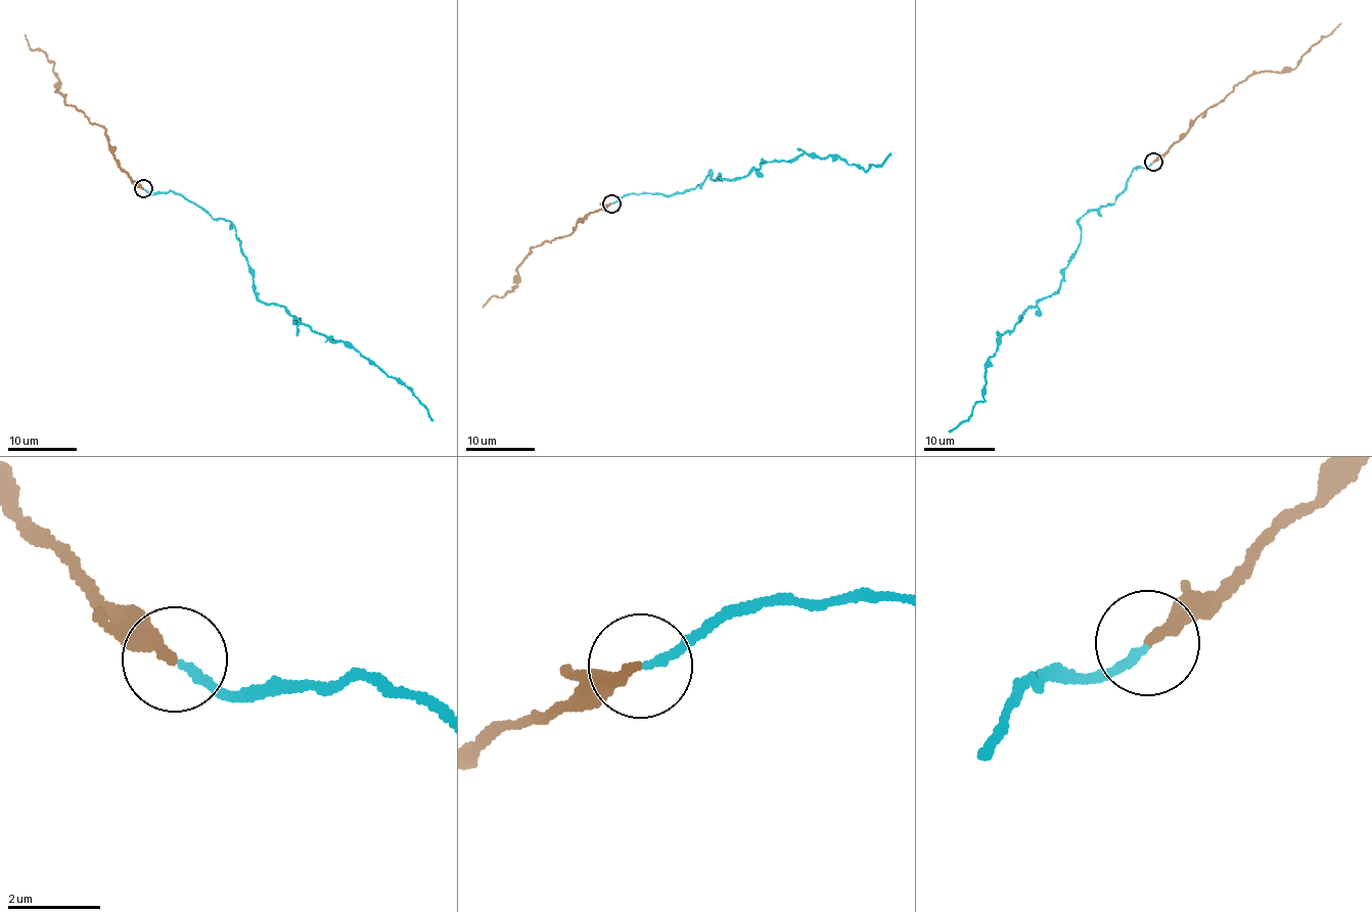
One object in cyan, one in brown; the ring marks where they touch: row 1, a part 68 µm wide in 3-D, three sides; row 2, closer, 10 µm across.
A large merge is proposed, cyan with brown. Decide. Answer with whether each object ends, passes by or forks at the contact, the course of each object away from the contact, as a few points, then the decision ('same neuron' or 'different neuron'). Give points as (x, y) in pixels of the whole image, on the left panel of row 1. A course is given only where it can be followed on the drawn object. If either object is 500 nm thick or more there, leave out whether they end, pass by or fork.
cyan ends; brown ends; course cyan (144, 189), (176, 191), (232, 224), (262, 301), (281, 305), (313, 330), (348, 342), (408, 386), (433, 420); course brown (142, 189), (124, 172), (102, 126), (91, 124), (58, 93), (52, 63), (41, 50), (32, 49), (24, 35); different neuron

